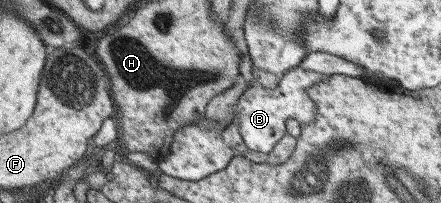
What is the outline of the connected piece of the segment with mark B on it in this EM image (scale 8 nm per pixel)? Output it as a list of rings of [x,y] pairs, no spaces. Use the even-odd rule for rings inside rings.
[[[299,65],[281,76],[280,84],[274,88],[267,88],[256,82],[249,85],[233,106],[233,116],[237,114],[239,132],[246,146],[255,152],[270,154],[276,148],[277,143],[289,133],[289,120],[297,120],[301,124],[315,122],[318,106],[307,90],[321,81],[326,81],[329,77],[329,74],[313,72]]]

